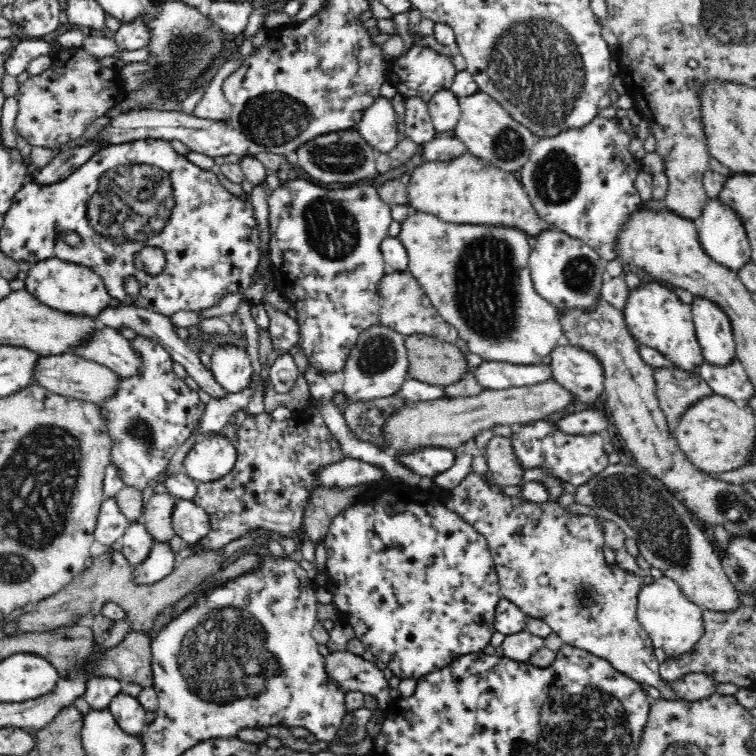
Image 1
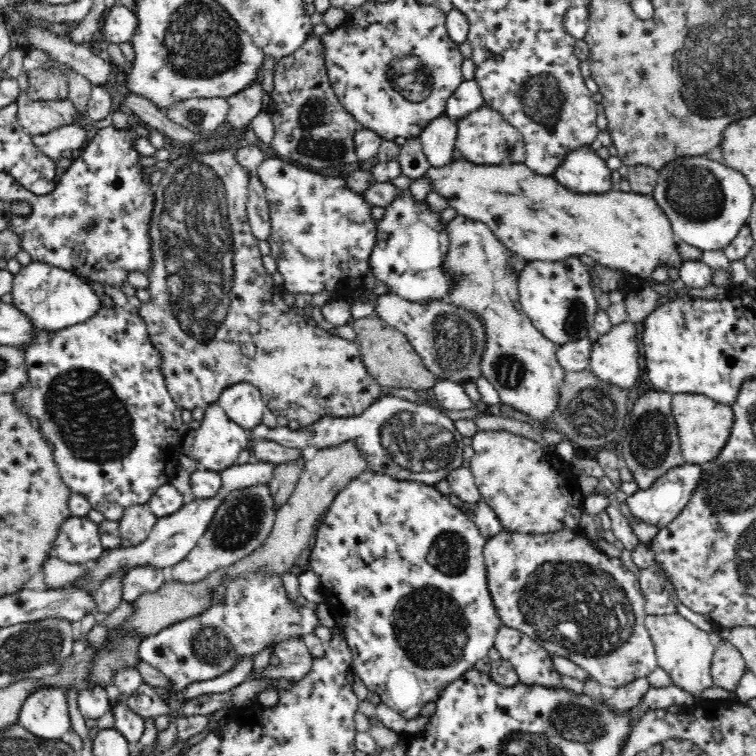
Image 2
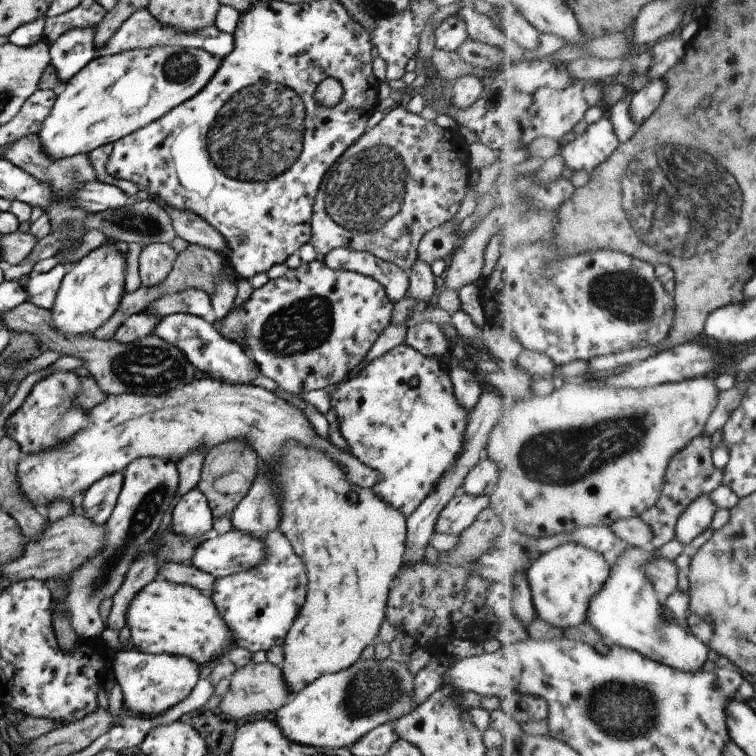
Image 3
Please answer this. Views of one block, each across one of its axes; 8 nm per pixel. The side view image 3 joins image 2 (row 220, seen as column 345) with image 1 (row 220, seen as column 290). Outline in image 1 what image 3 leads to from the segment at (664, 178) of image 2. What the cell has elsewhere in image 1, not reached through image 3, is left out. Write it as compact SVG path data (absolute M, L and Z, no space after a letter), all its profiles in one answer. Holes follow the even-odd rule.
M719 196L709 199L703 206L702 214L694 221L698 240L712 260L727 266L734 272L751 261L751 246L745 226L742 224L740 217L736 216L736 211L720 200Z

